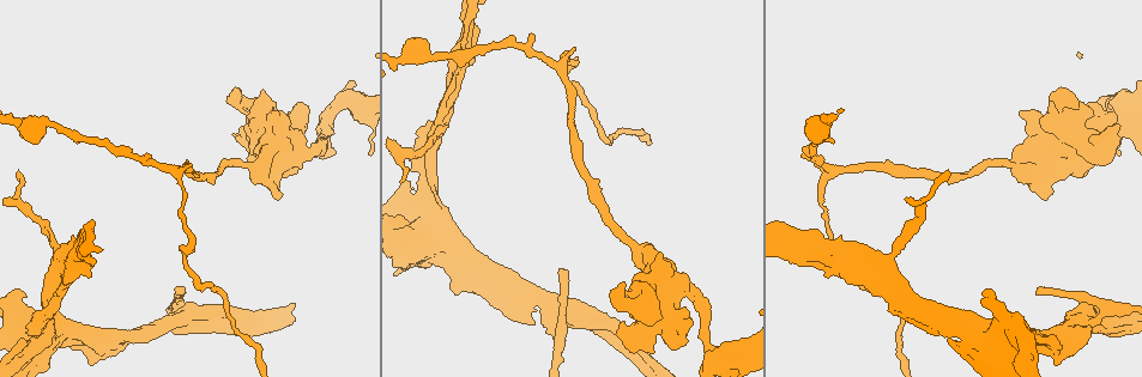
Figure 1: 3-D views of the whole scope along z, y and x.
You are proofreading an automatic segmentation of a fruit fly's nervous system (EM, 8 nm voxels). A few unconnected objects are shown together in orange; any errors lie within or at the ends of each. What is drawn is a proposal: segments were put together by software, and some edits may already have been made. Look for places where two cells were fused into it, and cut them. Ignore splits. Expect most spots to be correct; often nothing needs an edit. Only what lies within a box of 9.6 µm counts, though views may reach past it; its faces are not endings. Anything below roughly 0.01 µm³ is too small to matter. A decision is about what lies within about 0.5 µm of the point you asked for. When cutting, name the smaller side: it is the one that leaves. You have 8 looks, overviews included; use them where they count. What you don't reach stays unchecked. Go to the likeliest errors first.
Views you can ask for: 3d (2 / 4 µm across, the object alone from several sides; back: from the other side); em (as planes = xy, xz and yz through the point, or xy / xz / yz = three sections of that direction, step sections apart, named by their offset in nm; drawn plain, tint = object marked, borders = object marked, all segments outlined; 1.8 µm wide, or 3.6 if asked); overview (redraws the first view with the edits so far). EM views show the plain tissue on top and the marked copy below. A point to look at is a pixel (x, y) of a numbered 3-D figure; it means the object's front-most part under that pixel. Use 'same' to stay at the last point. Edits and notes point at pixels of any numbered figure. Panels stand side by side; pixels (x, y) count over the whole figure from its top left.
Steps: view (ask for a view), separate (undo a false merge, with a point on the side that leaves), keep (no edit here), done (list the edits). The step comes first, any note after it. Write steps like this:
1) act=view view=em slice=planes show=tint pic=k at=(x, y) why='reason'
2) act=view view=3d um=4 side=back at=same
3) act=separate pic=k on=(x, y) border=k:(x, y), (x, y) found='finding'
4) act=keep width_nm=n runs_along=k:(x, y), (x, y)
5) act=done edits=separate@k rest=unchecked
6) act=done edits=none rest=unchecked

act=view view=3d um=2 side=back pic=1 at=(575, 315) why='four-way junction'

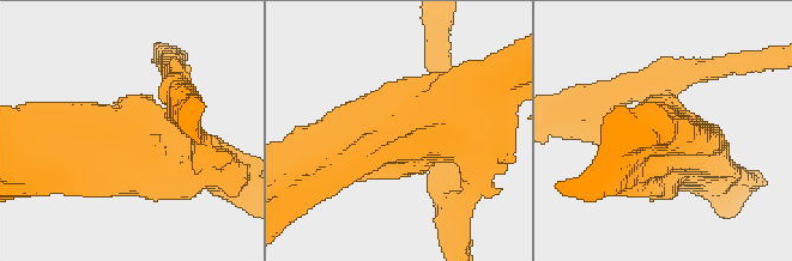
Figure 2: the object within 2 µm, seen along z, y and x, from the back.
act=view view=em um=3.6 slice=planes show=tint pic=2 at=(406, 139)

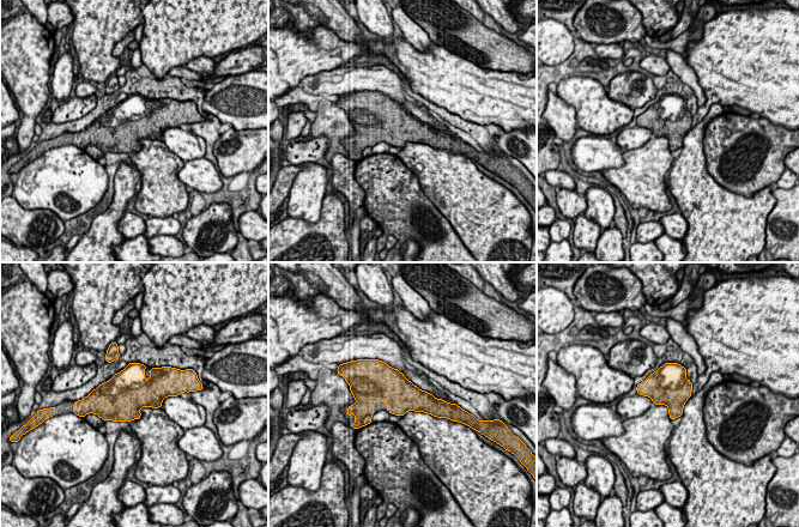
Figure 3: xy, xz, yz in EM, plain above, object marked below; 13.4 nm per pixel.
act=separate pic=3 on=(367, 419) border=3:(371, 415), (365, 416) found='a second cell is stuck on'

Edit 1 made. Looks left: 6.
act=view view=overview

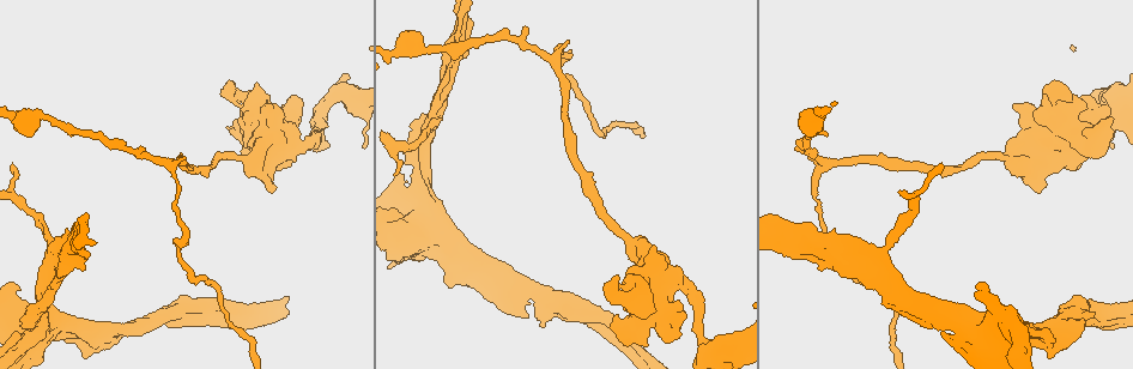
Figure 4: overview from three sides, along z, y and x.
act=view view=3d um=2 pic=4 at=(423, 183) why='abrupt turn'

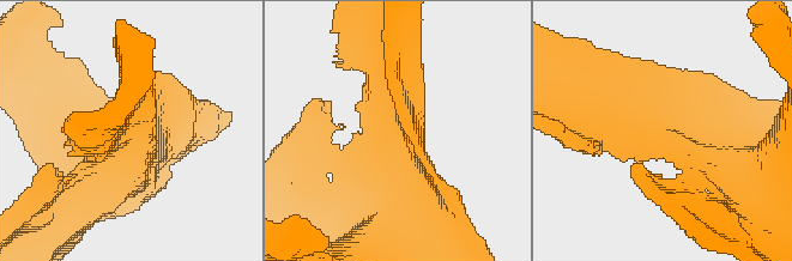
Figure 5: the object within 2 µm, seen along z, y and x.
act=view view=em slice=planes show=tint pic=5 at=(663, 129) arms=3 arm_widths_nm=220,220,320 why='now the EM'

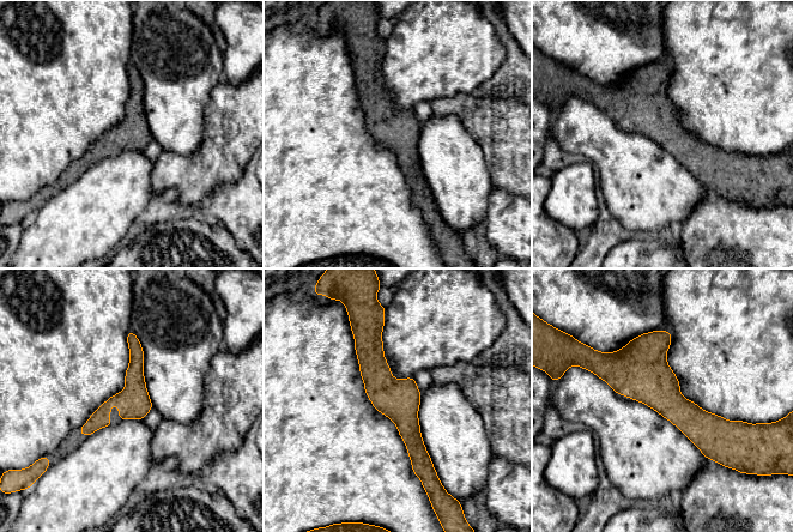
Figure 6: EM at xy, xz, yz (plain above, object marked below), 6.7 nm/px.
act=keep found='continuous, no second cell'

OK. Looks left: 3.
act=view view=3d um=4 pic=4 at=(84, 331) why='four-way junction'

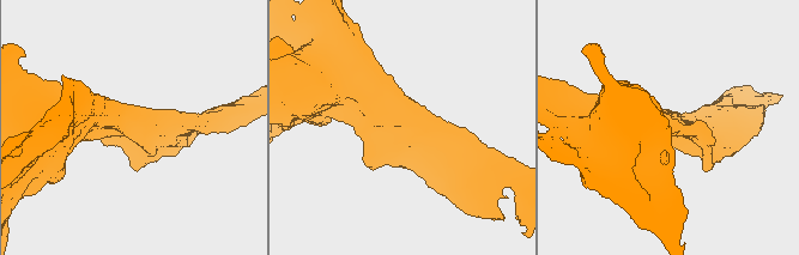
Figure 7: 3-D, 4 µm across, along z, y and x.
act=view view=em slice=xz step=4 show=tint pic=7 at=(401, 119) arms=4 why='need the tissue'

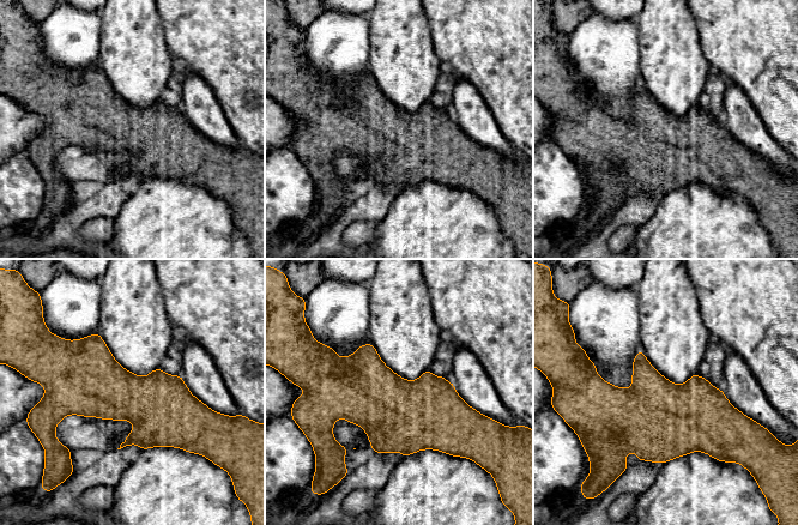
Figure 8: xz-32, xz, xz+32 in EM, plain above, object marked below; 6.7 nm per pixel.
act=view view=em slice=planes show=tint at=same

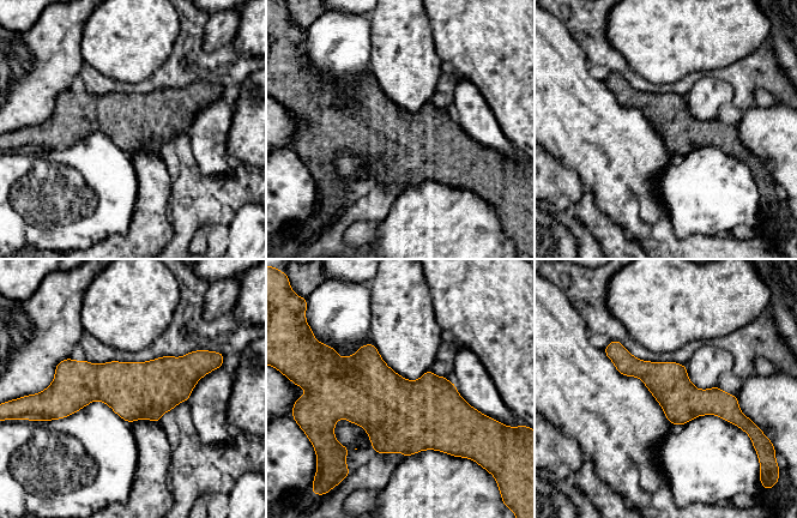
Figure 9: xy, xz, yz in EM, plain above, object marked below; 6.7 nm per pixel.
act=keep runs_along=9:(610, 353), (736, 419) found='continuous, no second cell'

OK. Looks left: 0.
act=done edits=separate@3 rest=unchecked

